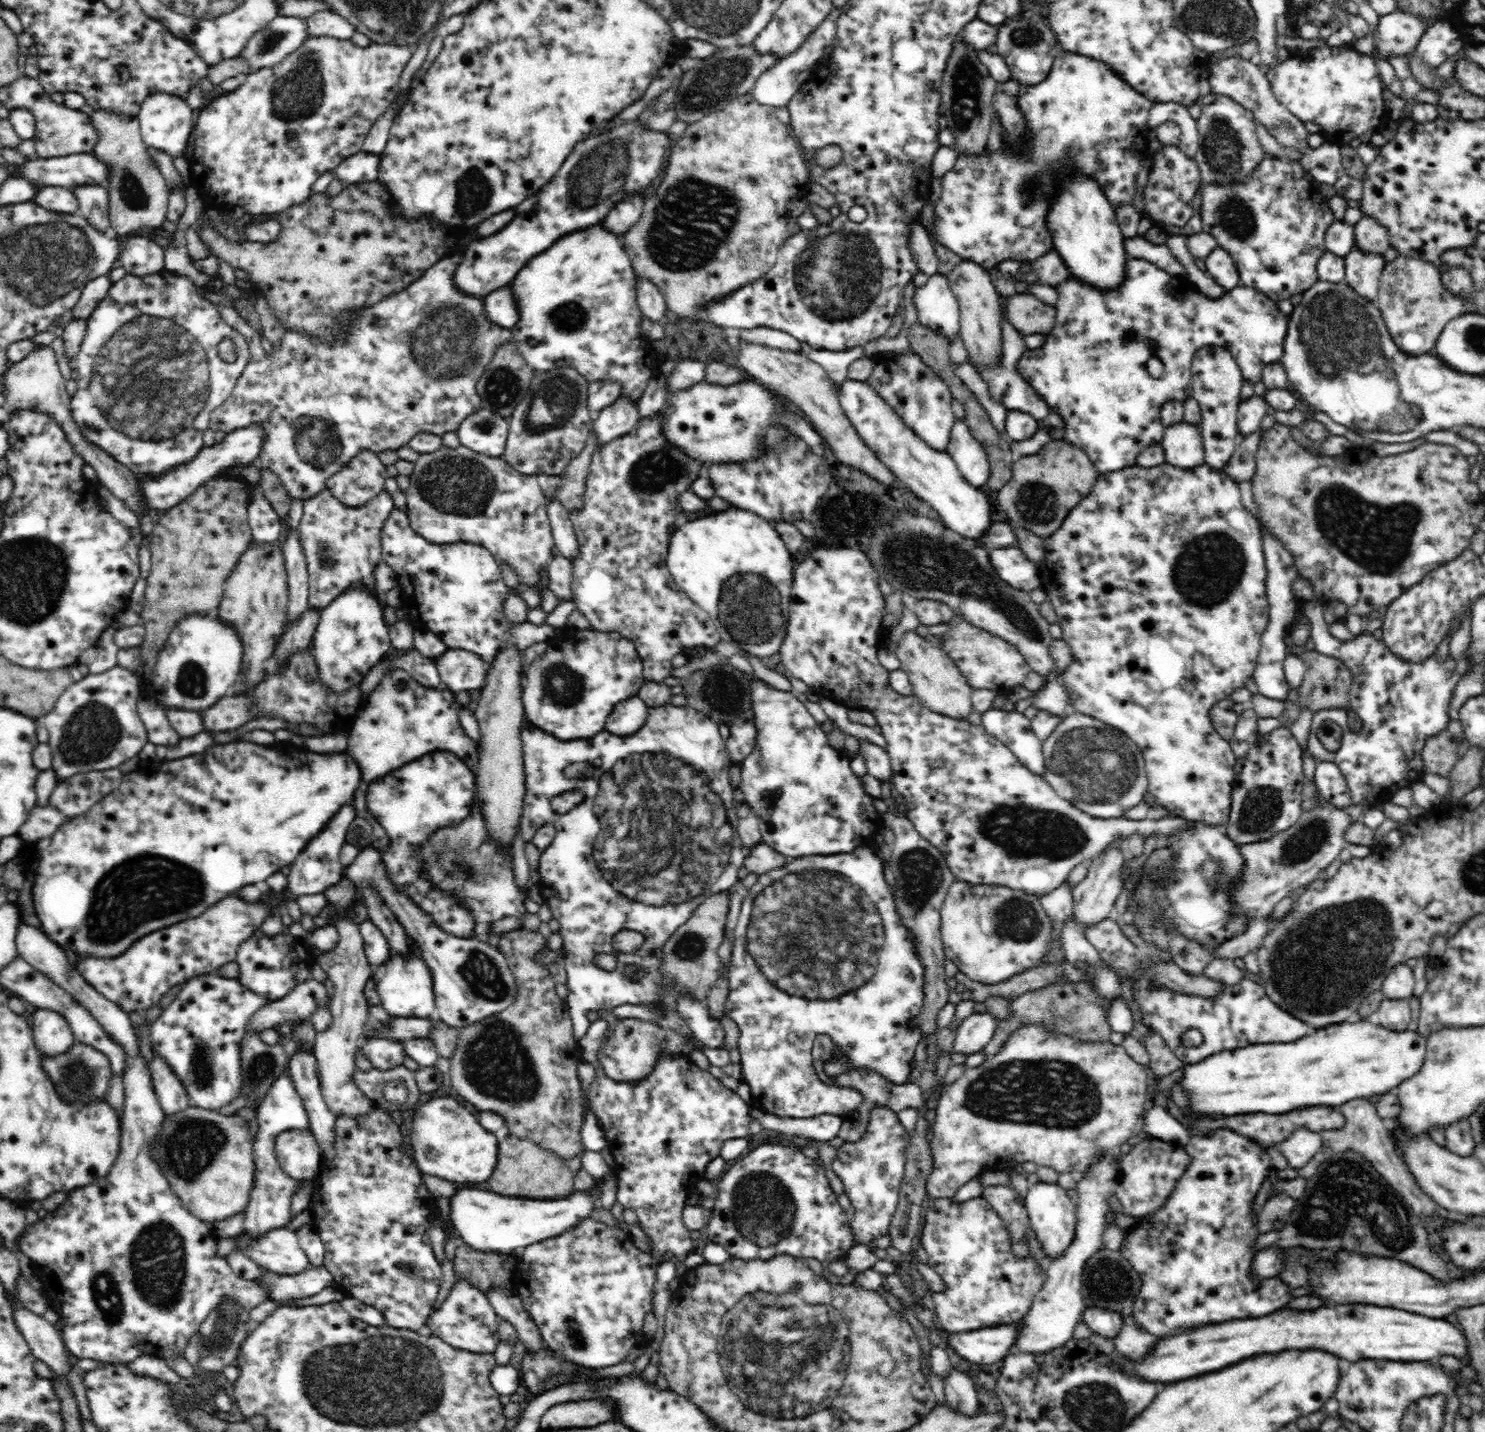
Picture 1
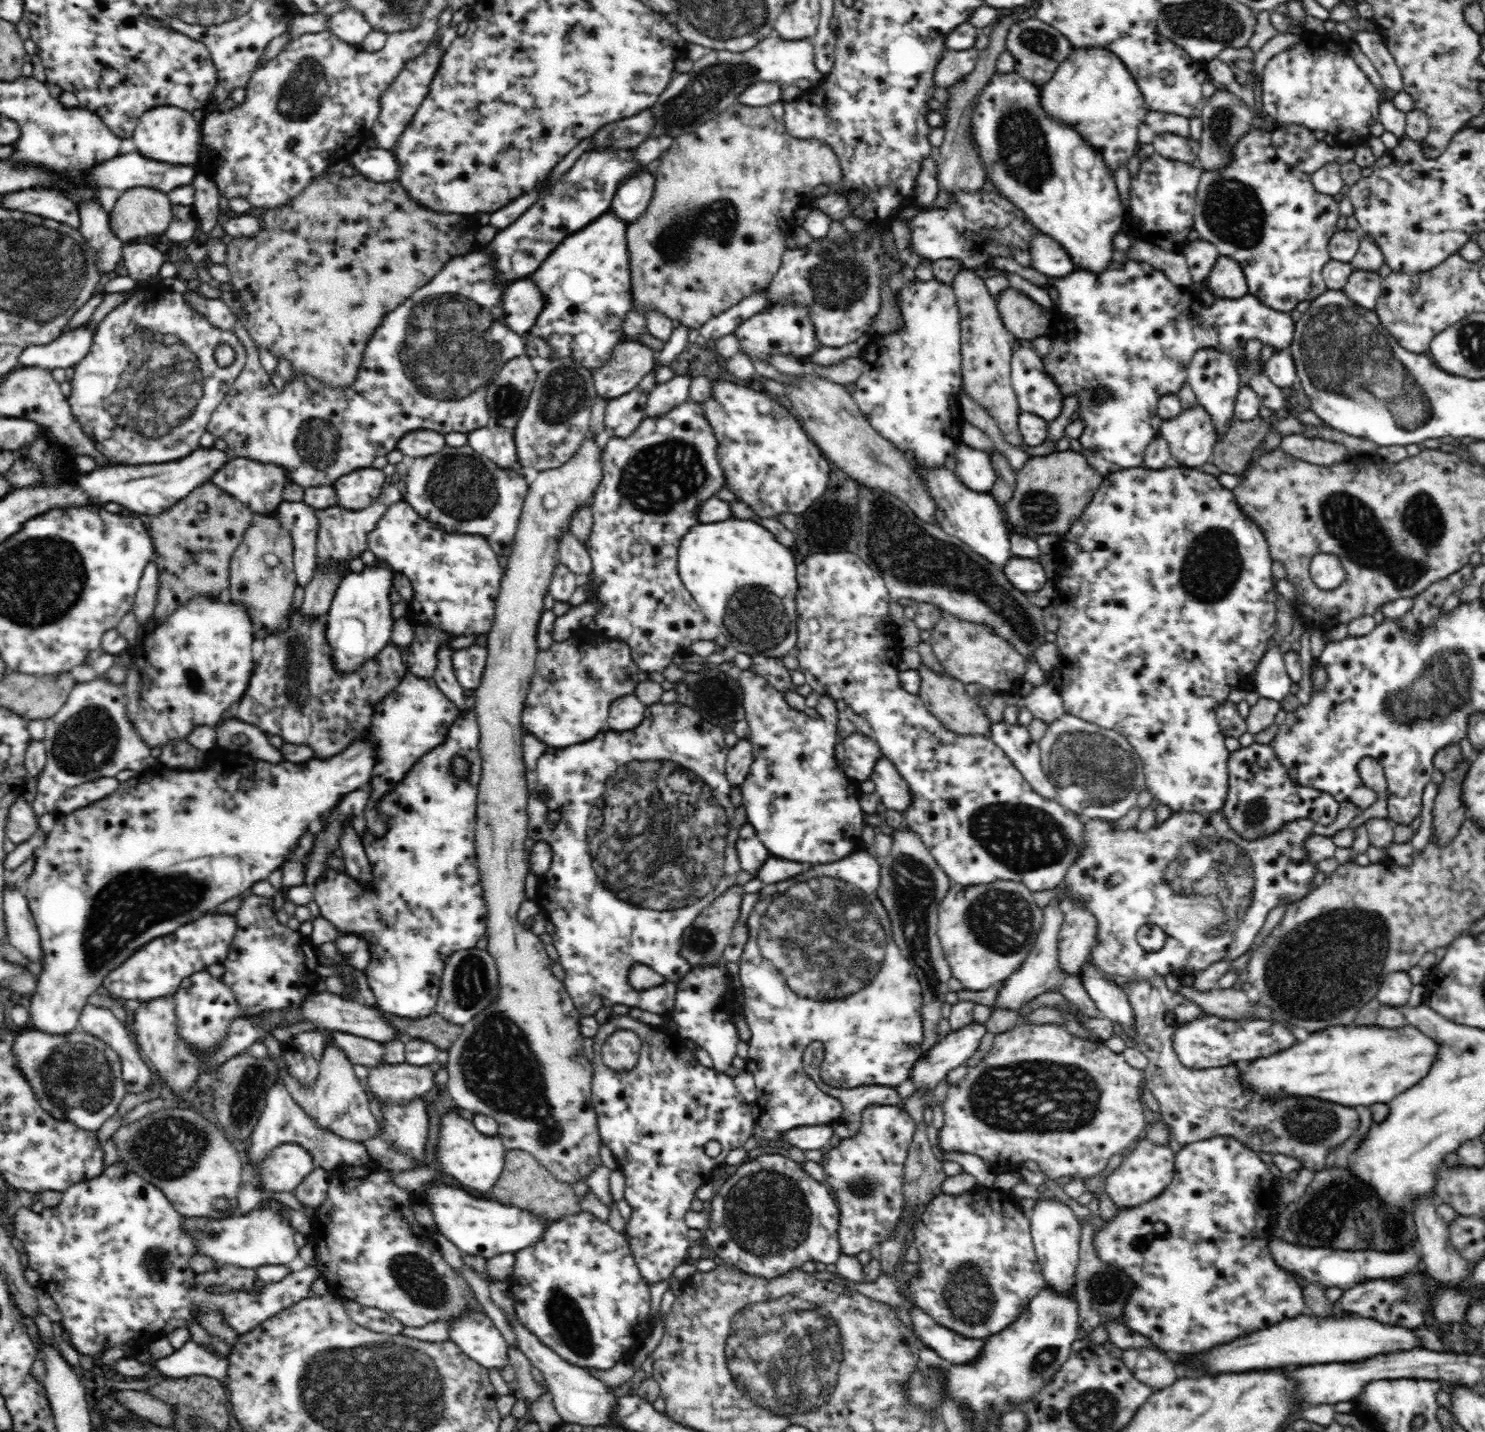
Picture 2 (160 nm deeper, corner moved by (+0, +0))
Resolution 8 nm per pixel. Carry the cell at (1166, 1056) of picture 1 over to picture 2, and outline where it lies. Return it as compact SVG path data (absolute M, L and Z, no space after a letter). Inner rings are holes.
M1152 976L1140 982L1128 980L1124 990L1134 1011L1137 1029L1134 1046L1148 1059L1144 1087L1151 1090L1159 1102L1157 1118L1169 1126L1181 1147L1209 1137L1231 1136L1258 1153L1291 1156L1301 1164L1301 1168L1315 1173L1324 1170L1331 1162L1330 1150L1342 1144L1357 1128L1359 1117L1352 1108L1304 1096L1264 1100L1264 1096L1244 1092L1240 1076L1236 1076L1238 1070L1234 1067L1196 1070L1184 1066L1174 1051L1172 1036L1176 1025L1204 1016L1202 1007L1180 992L1170 991L1164 976ZM1168 1011L1175 1012L1177 1018L1171 1025L1164 1021L1164 1014Z

